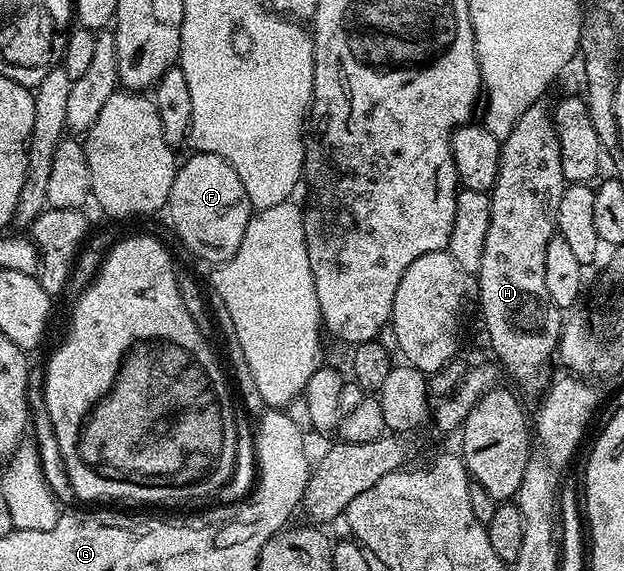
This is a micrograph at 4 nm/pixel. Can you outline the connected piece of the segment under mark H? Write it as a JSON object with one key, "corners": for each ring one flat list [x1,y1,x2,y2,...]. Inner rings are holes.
{"corners":[[540,99,535,101,525,111,525,115,521,115,521,119,517,119,517,123,513,127,513,131,509,131,509,135,502,138,501,148,499,150,499,170,497,171,497,179,495,185,491,188,491,214,489,215,489,231,485,235,485,251,481,255,481,267,477,274,479,280,479,309,483,312,483,325,487,328,487,341,491,344,491,349,495,352,494,360,516,381,517,384,523,385,523,389,527,393,542,394,546,390,549,382,552,380,551,361,553,365,553,354,559,348,559,337,563,333,564,314,555,306,553,299,549,295,549,287,547,286,547,248,549,243,557,235,555,224,557,223,557,206,561,203,561,195,565,188,563,180,563,168,561,167,561,147,557,139,557,131,555,130,555,118,553,116,552,106,546,105,546,100]]}

